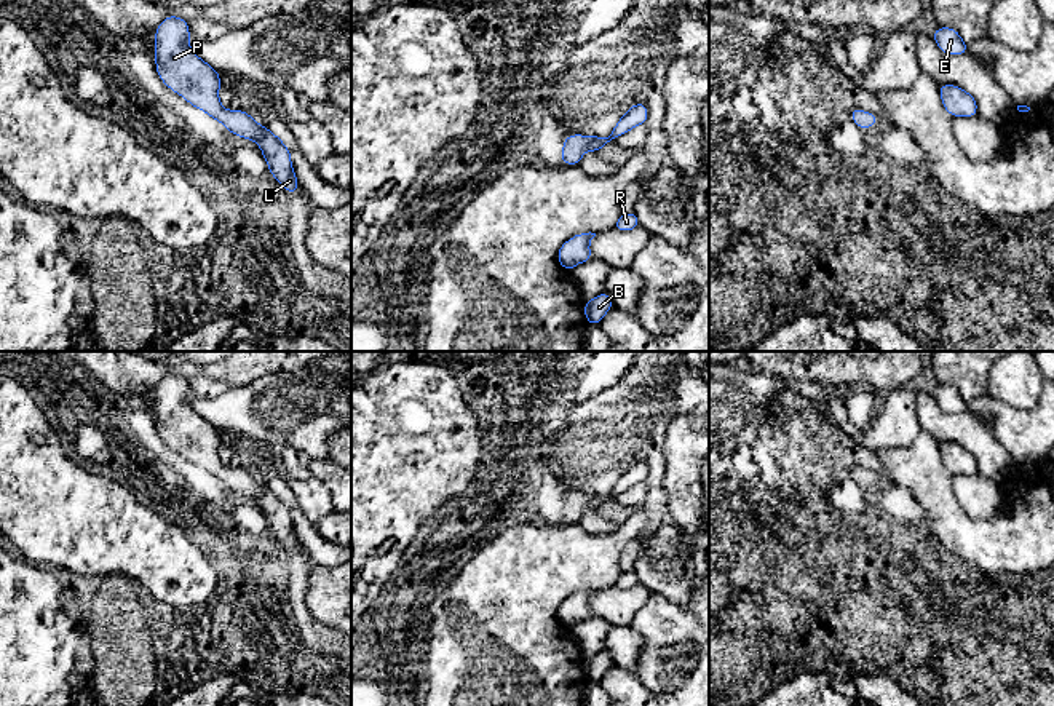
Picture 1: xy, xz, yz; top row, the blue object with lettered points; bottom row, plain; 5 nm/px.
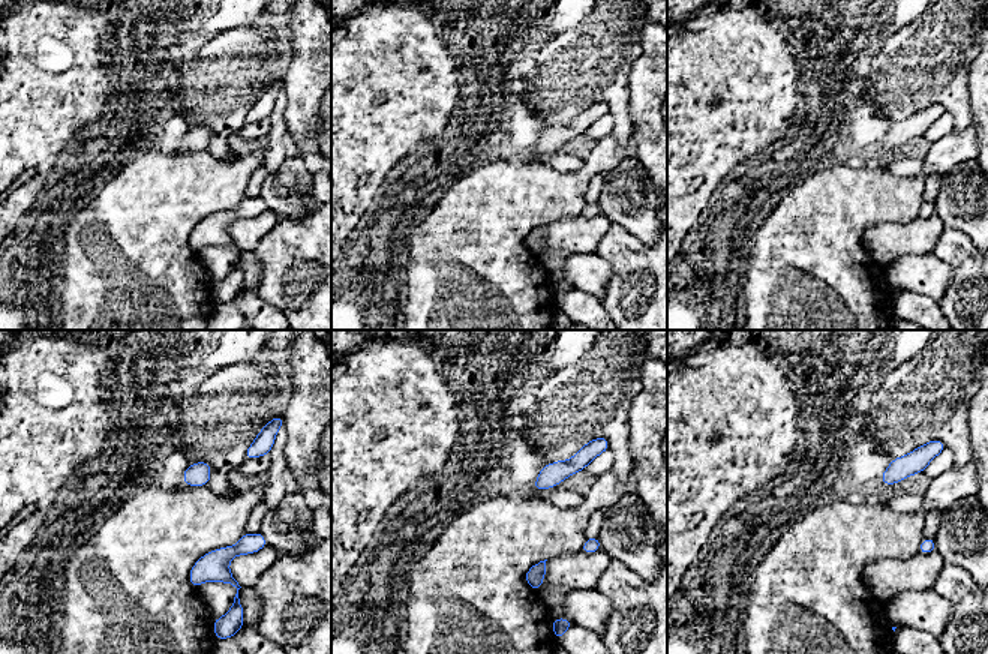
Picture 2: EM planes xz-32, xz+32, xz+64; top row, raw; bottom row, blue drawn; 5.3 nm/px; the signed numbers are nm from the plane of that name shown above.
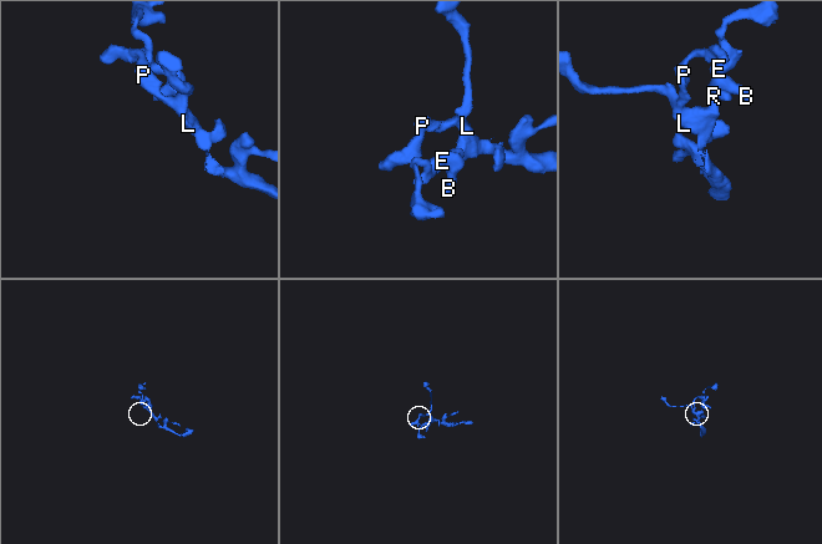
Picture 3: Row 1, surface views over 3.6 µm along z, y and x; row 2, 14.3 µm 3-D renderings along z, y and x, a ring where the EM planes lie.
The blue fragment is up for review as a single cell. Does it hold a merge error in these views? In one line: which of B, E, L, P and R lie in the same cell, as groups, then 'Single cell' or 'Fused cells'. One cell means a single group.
Groups: B E L P R. Single cell

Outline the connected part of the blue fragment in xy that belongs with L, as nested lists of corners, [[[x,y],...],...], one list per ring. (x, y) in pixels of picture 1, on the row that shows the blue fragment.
[[[166,16],[153,37],[157,73],[161,81],[188,104],[220,121],[228,133],[257,142],[276,182],[286,192],[297,193],[300,187],[289,149],[244,110],[224,109],[219,101],[220,73],[192,51],[188,22],[177,16]]]

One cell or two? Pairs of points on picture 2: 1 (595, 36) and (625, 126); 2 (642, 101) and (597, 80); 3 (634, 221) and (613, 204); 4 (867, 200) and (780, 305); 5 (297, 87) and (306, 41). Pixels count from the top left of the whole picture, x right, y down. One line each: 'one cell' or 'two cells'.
1: one cell
2: two cells
3: one cell
4: one cell
5: one cell

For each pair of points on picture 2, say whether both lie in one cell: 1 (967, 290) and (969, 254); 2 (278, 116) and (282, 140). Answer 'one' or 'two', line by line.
1: one
2: one

